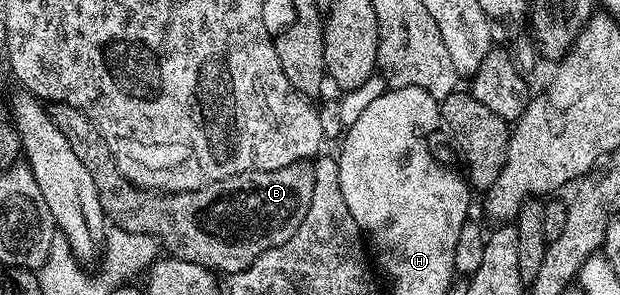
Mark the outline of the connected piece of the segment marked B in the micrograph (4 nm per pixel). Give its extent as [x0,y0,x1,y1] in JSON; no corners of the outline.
[49,103,314,275]

